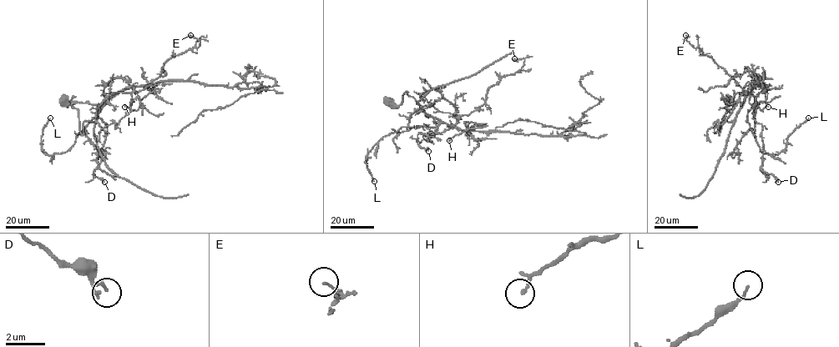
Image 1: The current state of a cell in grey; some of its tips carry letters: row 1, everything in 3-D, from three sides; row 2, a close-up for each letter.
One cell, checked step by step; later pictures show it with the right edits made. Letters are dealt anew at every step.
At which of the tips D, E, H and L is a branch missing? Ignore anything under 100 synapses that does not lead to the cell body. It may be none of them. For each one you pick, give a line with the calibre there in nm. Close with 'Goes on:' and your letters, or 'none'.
Goes on: none

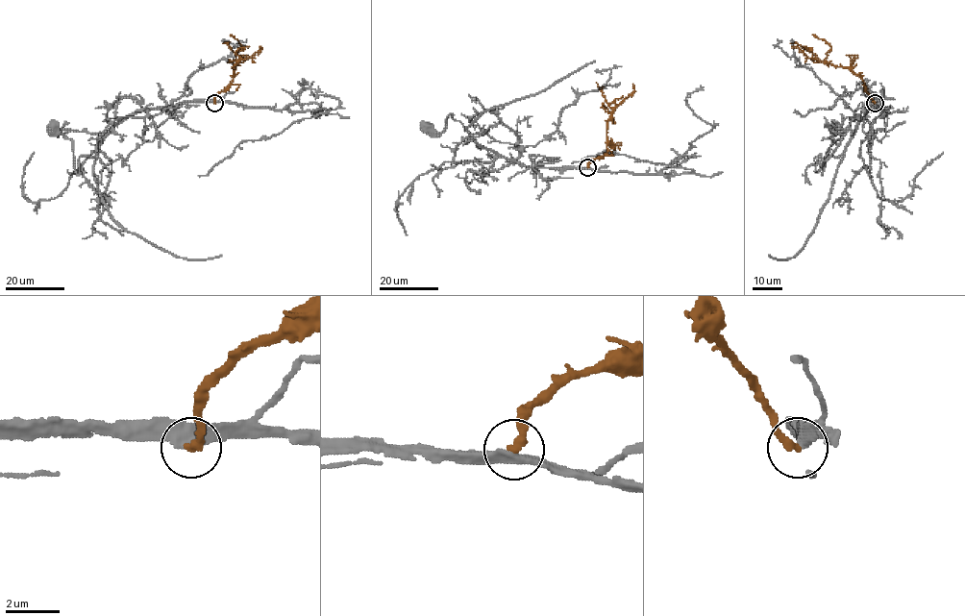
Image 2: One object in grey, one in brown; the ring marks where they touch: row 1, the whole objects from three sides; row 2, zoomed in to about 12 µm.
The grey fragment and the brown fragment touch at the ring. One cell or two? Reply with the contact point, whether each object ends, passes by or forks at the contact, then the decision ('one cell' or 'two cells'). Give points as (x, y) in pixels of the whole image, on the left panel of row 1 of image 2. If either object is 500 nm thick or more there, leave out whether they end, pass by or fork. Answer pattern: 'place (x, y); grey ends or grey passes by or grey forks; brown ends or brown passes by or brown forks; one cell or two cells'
place (214, 103); grey passes by; brown ends; one cell

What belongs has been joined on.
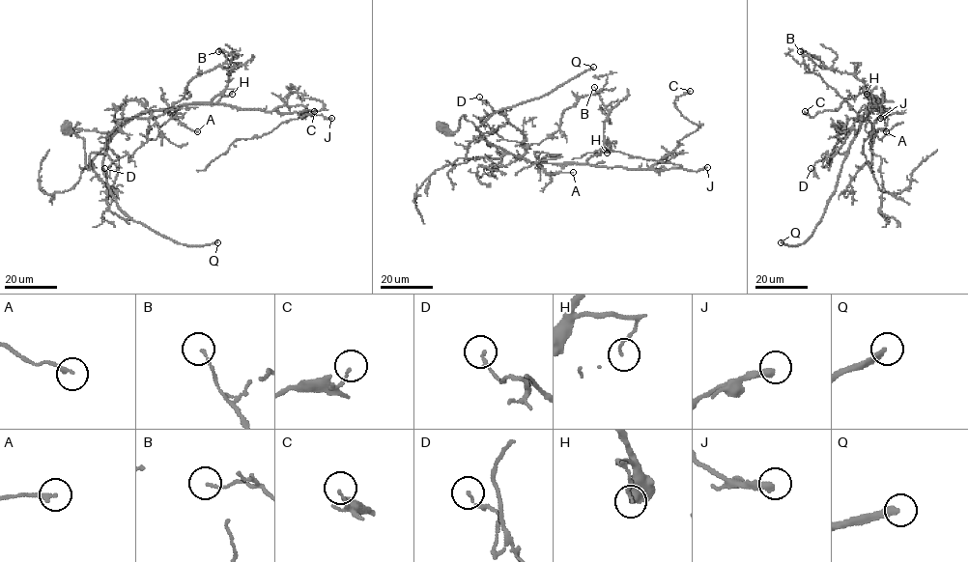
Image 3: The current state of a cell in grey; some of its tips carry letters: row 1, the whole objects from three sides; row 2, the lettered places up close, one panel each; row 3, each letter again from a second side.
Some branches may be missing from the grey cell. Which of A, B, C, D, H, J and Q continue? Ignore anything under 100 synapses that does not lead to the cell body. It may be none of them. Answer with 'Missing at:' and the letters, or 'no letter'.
Missing at: Q

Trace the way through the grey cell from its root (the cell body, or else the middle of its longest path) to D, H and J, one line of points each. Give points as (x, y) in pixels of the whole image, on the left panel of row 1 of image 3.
D: (67, 127), (90, 169), (92, 153), (151, 113), (148, 140), (104, 168)
H: (67, 127), (84, 140), (90, 169), (90, 154), (103, 154), (139, 115), (232, 94)
J: (67, 127), (84, 140), (90, 169), (92, 153), (103, 154), (122, 126), (151, 111), (219, 103), (331, 118)

